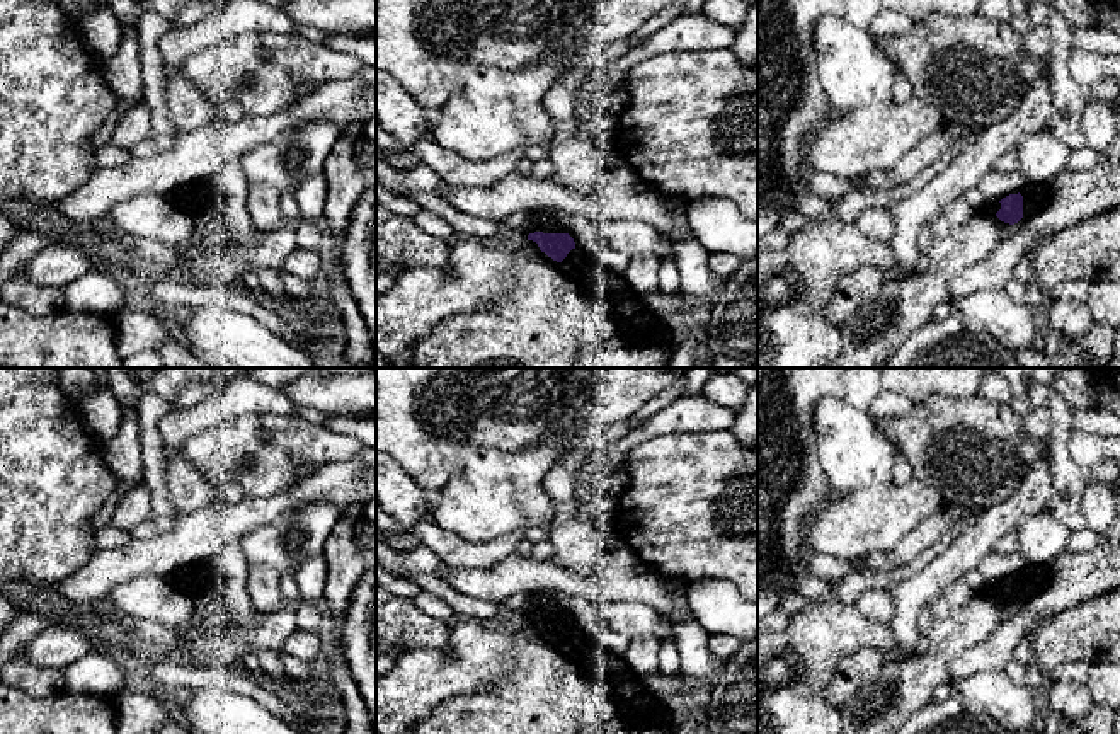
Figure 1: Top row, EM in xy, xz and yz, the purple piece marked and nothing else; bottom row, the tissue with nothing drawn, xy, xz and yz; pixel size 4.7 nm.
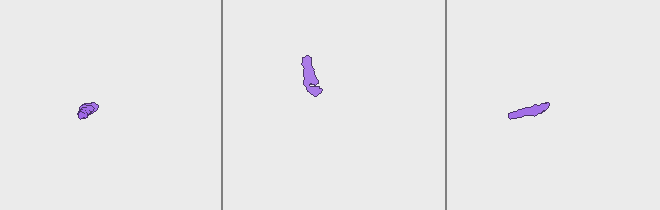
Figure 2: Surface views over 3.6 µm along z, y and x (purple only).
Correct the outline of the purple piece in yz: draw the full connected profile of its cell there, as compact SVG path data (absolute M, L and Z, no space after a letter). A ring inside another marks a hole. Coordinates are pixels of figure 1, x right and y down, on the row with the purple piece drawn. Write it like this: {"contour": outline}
{"contour": "M1030 187L1023 189L1018 194L1009 194L1003 198L1001 209L996 216L1009 225L1018 223L1021 218L1028 218L1037 215L1047 201L1047 189L1045 187Z"}

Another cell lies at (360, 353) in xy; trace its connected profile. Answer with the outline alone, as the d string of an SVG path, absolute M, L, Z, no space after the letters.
M337 259L334 272L329 279L330 300L335 303L344 324L344 356L351 368L373 368L376 351L371 342L366 320L352 298L340 259Z

